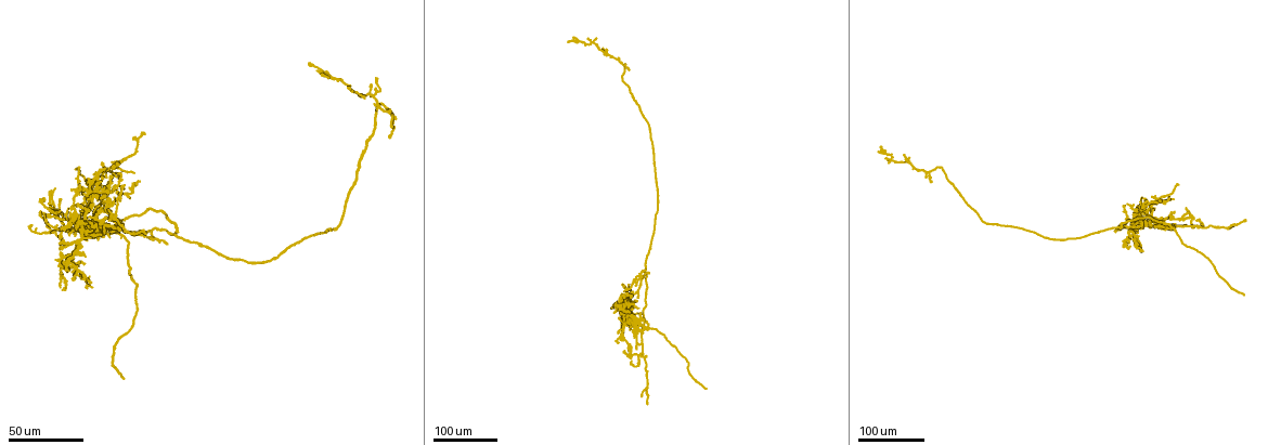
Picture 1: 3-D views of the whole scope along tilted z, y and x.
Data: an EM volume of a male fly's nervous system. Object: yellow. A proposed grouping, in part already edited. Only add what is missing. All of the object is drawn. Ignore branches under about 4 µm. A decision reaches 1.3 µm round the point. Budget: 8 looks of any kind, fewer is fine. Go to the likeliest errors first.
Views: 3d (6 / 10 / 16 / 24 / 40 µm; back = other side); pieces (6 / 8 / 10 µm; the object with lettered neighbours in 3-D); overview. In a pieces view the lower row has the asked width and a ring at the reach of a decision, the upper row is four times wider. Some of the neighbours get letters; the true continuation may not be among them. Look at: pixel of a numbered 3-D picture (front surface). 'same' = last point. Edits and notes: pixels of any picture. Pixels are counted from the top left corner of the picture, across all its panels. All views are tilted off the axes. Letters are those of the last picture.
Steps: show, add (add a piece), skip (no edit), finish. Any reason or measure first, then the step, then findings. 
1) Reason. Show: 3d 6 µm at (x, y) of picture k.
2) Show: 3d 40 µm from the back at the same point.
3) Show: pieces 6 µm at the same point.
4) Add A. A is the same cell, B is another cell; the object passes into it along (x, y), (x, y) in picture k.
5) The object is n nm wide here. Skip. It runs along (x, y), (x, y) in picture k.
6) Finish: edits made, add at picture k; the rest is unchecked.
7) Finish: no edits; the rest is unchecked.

Branch stops here. Show: 3d 24 µm at (706, 389) of picture 1.

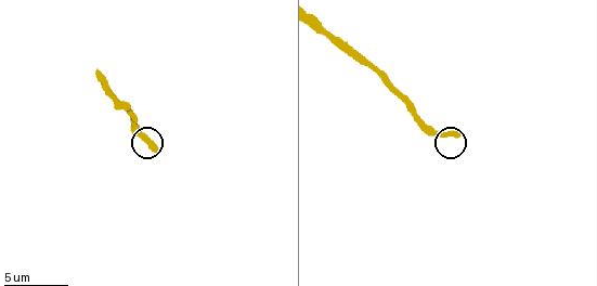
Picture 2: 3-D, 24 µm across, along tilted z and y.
Show: 3d 10 µm at (458, 134) of picture 2.

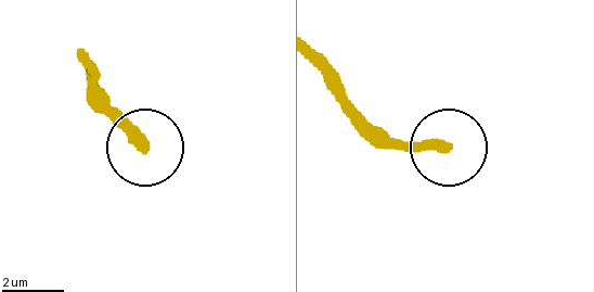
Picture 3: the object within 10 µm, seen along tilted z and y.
Show: pieces 8 µm at (444, 146) of picture 3.

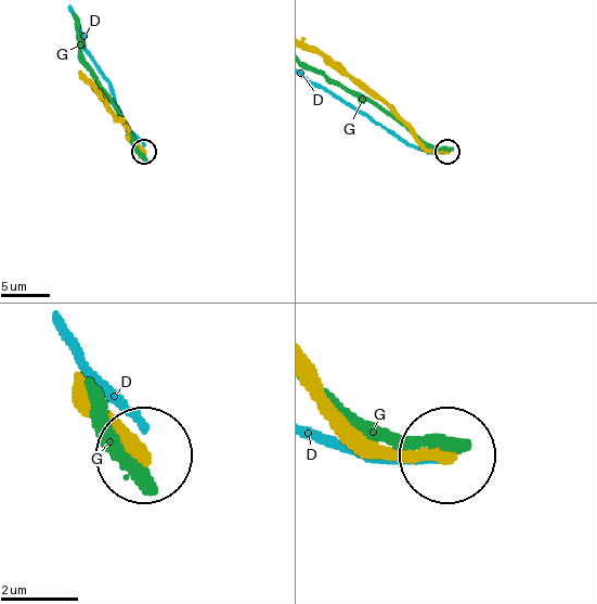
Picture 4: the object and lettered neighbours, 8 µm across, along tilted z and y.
Skip. D and G are other cells; it runs along (86, 390), (144, 452) in picture 4; none of them fits.

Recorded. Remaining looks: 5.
End of a long branch. Show: 3d 24 µm at (641, 324) of picture 1.

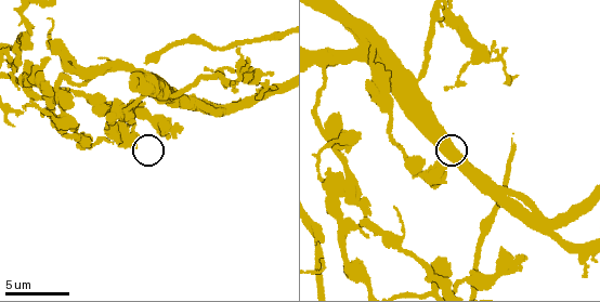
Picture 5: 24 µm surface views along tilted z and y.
See the neighbours. Show: pieces 8 µm at (141, 102) of picture 5.

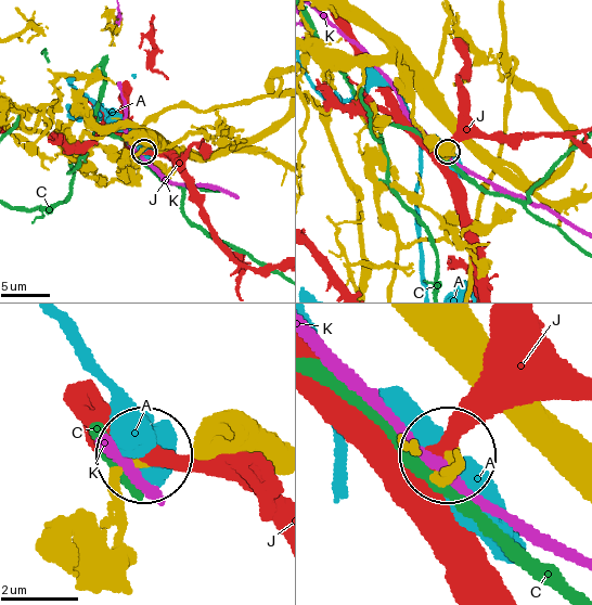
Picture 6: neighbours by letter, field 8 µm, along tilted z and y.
Skip. A, C, J and K are other cells; no lettered piece goes on from it.

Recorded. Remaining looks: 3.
An open end. Show: 3d 24 µm at (628, 316) of picture 1.

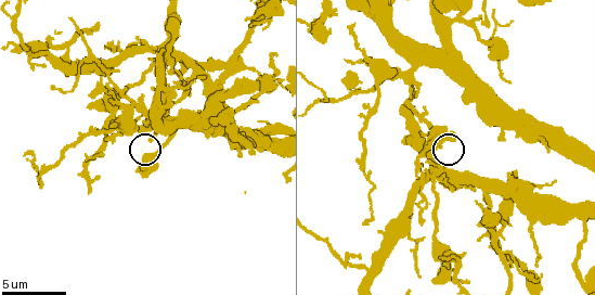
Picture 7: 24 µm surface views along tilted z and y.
Show: pieces 6 µm at (415, 174) of picture 7.

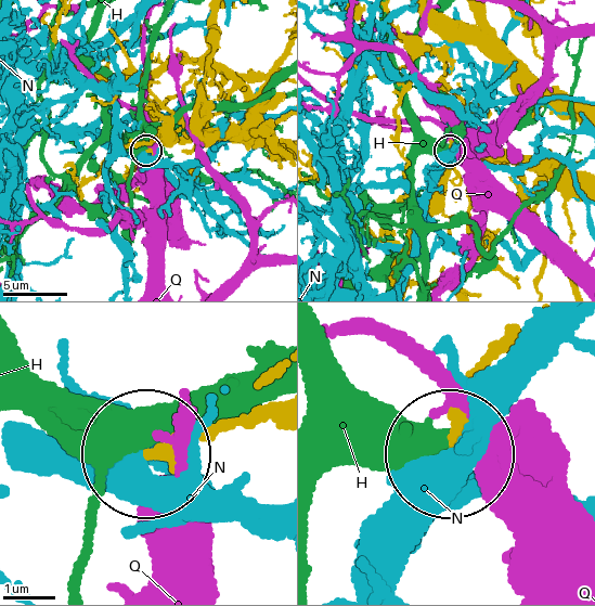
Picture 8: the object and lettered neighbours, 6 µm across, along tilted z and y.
The object is 180 nm wide here. Skip. H, N and Q are other cells; it runs along (277, 400), (147, 450) in picture 8; no lettered piece goes on from it.

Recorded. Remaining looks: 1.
Finish: no edits; the rest is unchecked.

